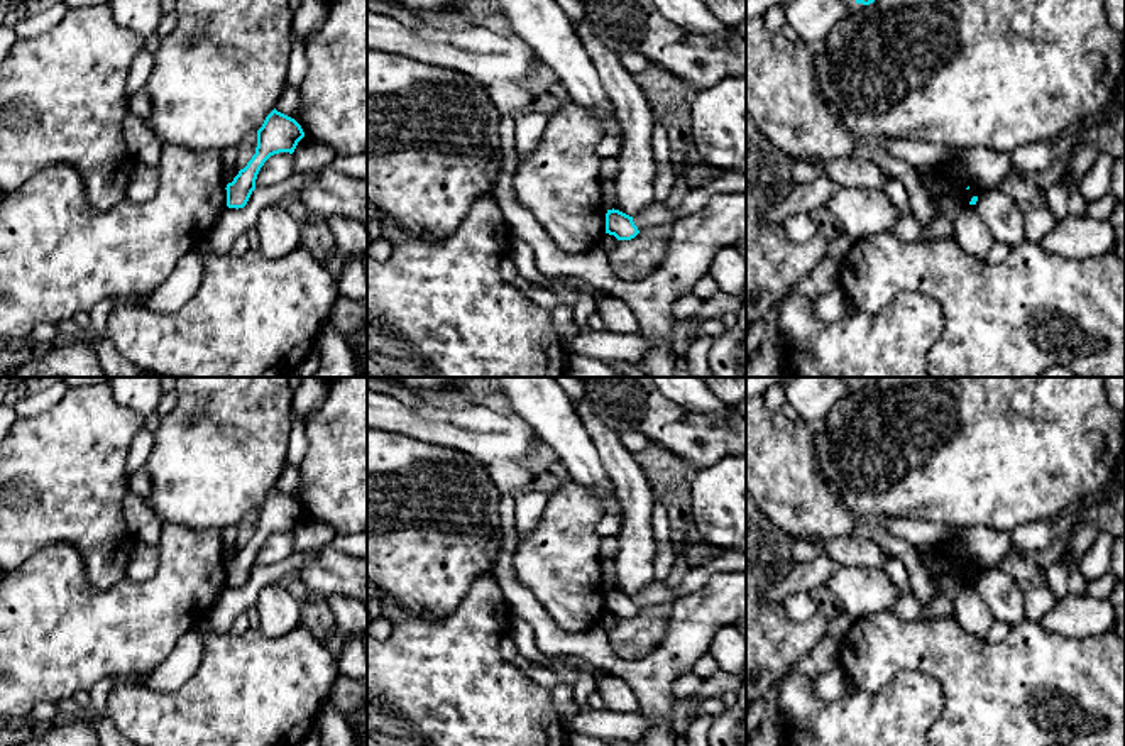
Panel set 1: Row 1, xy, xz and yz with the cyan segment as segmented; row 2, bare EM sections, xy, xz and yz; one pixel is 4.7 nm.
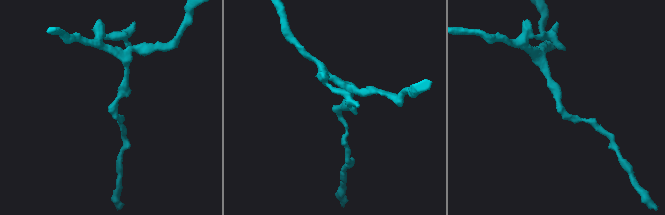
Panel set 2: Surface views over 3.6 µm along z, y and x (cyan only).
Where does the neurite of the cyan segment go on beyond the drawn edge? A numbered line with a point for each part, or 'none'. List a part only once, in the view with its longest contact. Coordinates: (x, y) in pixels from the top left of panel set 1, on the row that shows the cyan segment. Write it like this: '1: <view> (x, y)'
none

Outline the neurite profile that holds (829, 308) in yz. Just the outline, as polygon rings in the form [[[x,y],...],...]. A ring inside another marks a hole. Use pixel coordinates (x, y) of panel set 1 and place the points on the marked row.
[[[836,286],[829,294],[812,301],[814,315],[826,323],[837,321],[849,306],[851,303],[839,286]]]

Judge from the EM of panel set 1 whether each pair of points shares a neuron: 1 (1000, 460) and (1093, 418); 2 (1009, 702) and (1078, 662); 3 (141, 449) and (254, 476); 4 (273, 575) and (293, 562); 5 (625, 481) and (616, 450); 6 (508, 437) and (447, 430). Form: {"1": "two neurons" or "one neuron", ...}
{"1": "one neuron", "2": "one neuron", "3": "two neurons", "4": "one neuron", "5": "one neuron", "6": "one neuron"}

